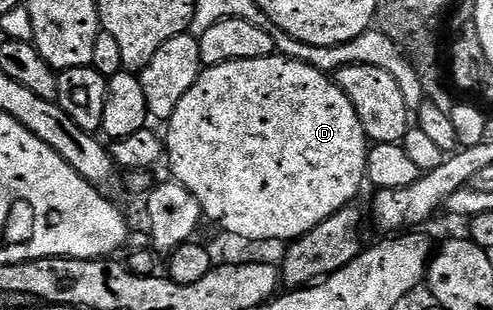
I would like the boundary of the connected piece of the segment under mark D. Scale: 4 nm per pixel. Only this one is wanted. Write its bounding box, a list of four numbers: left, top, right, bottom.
[164,53,371,241]

